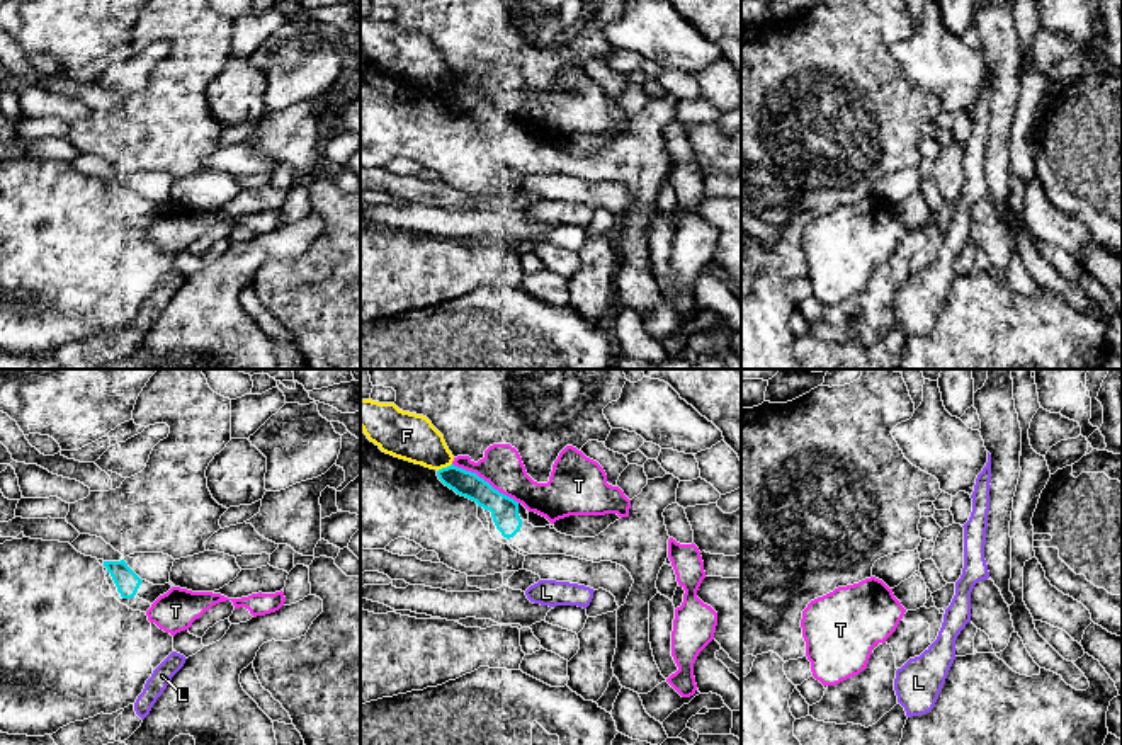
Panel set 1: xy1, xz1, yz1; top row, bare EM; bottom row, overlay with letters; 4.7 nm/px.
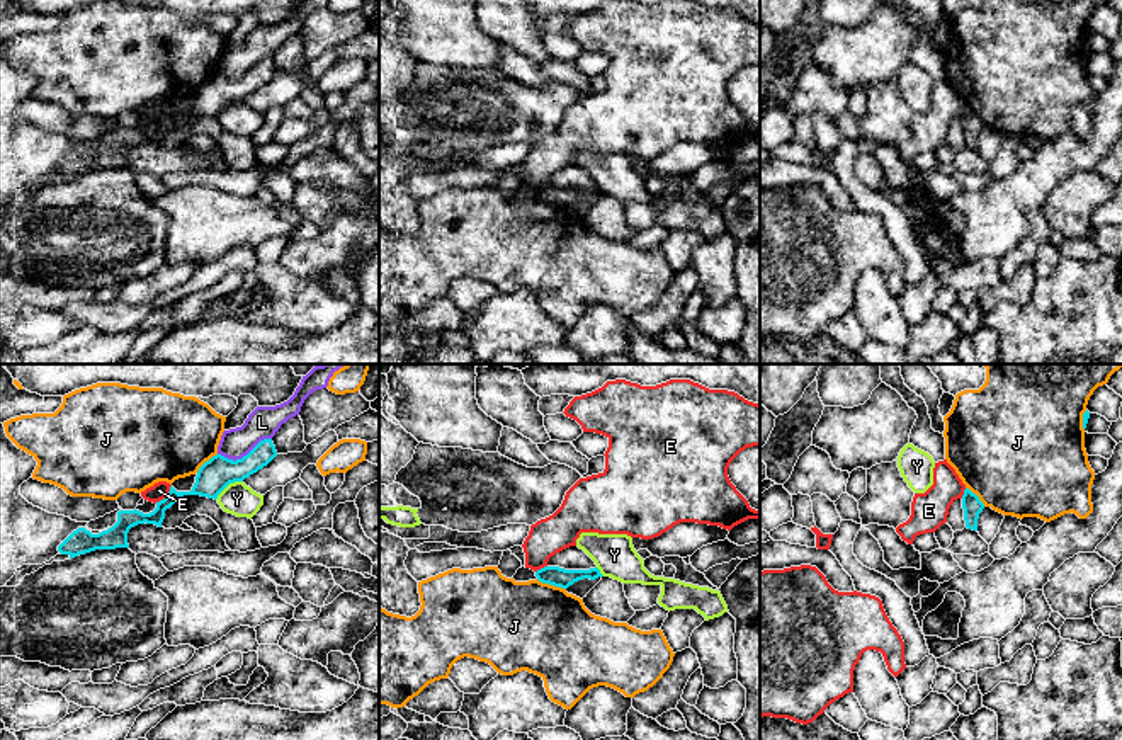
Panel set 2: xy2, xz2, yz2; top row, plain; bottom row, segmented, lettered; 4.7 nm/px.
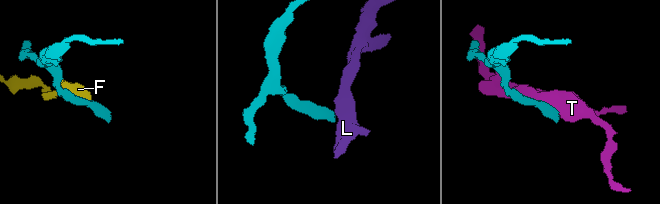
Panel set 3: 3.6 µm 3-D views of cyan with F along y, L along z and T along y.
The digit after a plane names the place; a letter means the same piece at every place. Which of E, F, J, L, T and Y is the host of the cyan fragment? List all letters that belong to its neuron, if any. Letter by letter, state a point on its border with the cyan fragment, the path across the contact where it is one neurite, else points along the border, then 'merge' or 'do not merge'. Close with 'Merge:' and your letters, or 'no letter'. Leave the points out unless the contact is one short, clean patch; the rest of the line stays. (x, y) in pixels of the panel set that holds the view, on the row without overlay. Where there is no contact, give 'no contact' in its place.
E: meets cyan in xy2 at (167, 114); border along xy2 (170, 104), (170, 109), (155, 121); do not merge
F: meets cyan in xz1 at (444, 87); do not merge
J: meets cyan in xz2 at (551, 203); do not merge
L: meets cyan in xy2 at (243, 75); border along xy2 (271, 56), (260, 58), (235, 79), (218, 74); do not merge
T: meets cyan in xz1 at (487, 101); do not merge
Y: meets cyan in xy2 at (228, 102); border along xy2 (242, 99), (232, 101), (215, 118); do not merge
Merge: no letter

